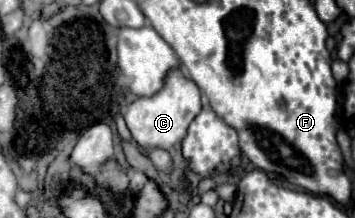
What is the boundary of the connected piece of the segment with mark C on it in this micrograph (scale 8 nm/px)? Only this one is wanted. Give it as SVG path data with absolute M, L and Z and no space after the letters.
M172 69L164 81L164 89L152 97L140 97L132 105L128 105L124 119L126 127L136 141L136 145L142 151L152 151L152 149L170 149L174 143L182 141L190 121L200 113L202 101L200 101L200 89L192 79L186 79L182 69Z

